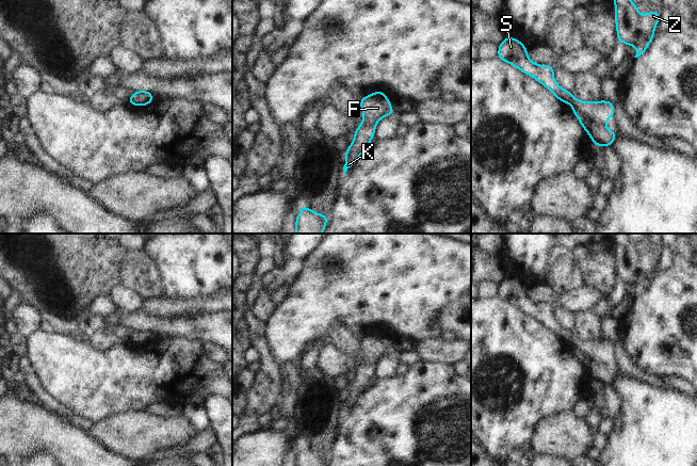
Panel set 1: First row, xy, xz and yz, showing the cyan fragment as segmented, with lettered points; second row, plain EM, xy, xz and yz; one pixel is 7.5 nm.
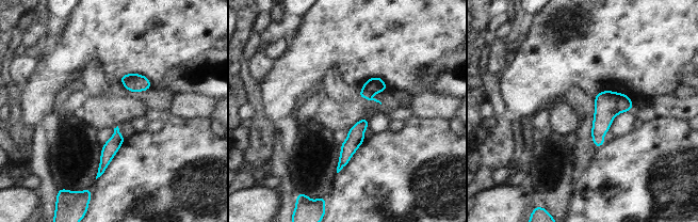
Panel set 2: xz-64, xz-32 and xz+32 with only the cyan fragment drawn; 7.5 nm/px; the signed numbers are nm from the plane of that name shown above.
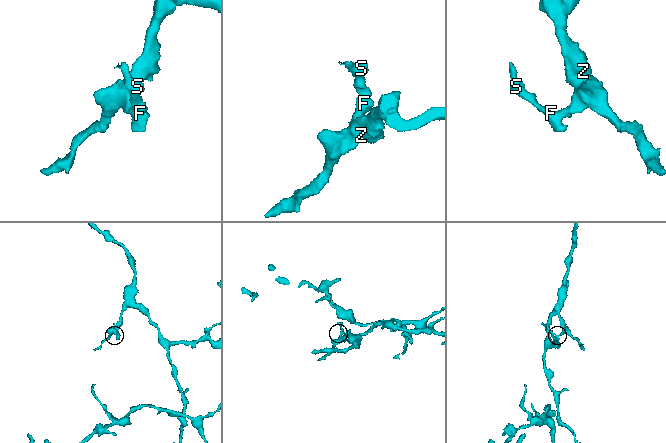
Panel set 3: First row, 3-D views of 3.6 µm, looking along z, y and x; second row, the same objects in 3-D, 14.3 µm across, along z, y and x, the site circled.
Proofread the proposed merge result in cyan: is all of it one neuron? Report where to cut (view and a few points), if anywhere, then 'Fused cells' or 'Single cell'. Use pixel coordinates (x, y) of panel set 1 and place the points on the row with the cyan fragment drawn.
Split along xz (373, 94), (385, 97). Fused cells.

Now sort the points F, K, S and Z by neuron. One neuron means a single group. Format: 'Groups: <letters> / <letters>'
Groups: F K Z / S.

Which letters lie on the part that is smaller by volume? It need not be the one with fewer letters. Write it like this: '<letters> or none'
S

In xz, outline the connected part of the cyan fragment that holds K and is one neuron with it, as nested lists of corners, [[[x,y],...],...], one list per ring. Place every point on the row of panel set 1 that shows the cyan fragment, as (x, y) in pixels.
[[[367,95],[360,98],[360,108],[363,112],[363,120],[355,130],[354,141],[345,150],[345,164],[343,174],[352,168],[355,161],[371,147],[369,141],[375,136],[375,126],[379,119],[387,115],[394,115],[390,100],[385,97]]]

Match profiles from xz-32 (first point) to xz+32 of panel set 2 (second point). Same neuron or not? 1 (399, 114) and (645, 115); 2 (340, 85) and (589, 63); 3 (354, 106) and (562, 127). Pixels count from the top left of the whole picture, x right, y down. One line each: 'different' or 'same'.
1: same
2: different
3: same

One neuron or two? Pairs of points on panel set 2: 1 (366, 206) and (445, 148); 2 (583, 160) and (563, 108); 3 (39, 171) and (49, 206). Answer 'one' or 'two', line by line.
1: one
2: two
3: one

